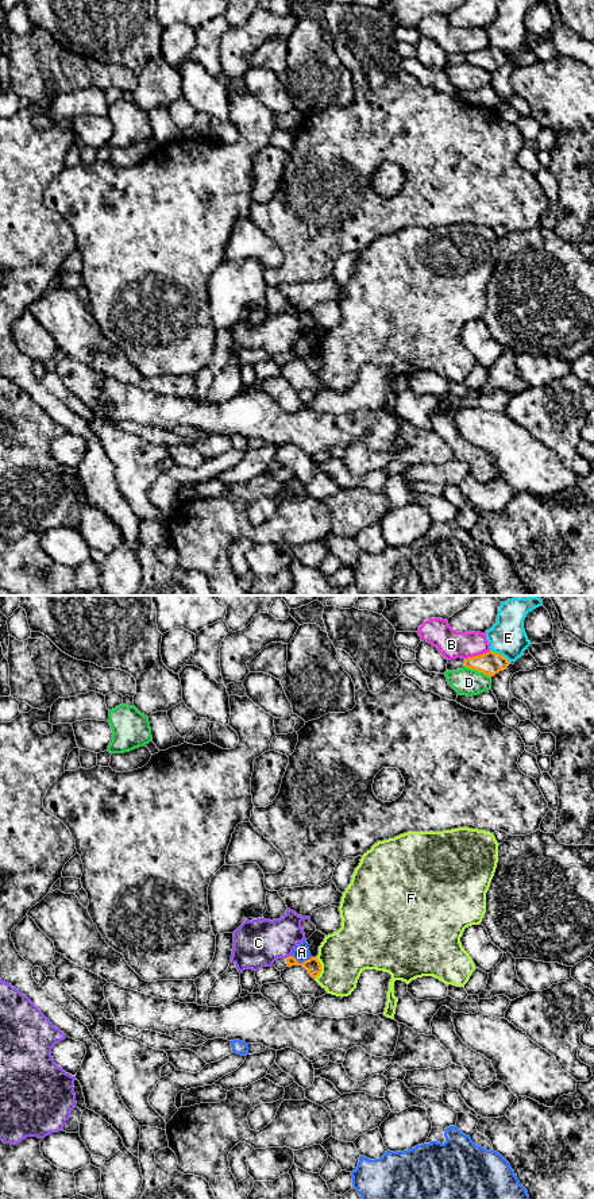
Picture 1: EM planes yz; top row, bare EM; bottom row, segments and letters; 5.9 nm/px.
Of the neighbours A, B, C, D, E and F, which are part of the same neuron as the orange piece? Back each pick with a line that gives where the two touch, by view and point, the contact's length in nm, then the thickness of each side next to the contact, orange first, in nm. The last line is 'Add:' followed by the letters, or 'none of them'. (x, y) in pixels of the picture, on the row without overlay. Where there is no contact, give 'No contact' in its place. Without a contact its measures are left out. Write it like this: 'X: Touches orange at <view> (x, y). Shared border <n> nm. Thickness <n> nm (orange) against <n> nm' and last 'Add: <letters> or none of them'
Add: none of them

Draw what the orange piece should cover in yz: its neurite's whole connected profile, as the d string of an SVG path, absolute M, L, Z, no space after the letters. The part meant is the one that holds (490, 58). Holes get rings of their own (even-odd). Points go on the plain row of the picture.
M489 46L479 51L464 54L464 62L482 68L490 73L500 66L506 65L508 61L508 54L493 46Z

